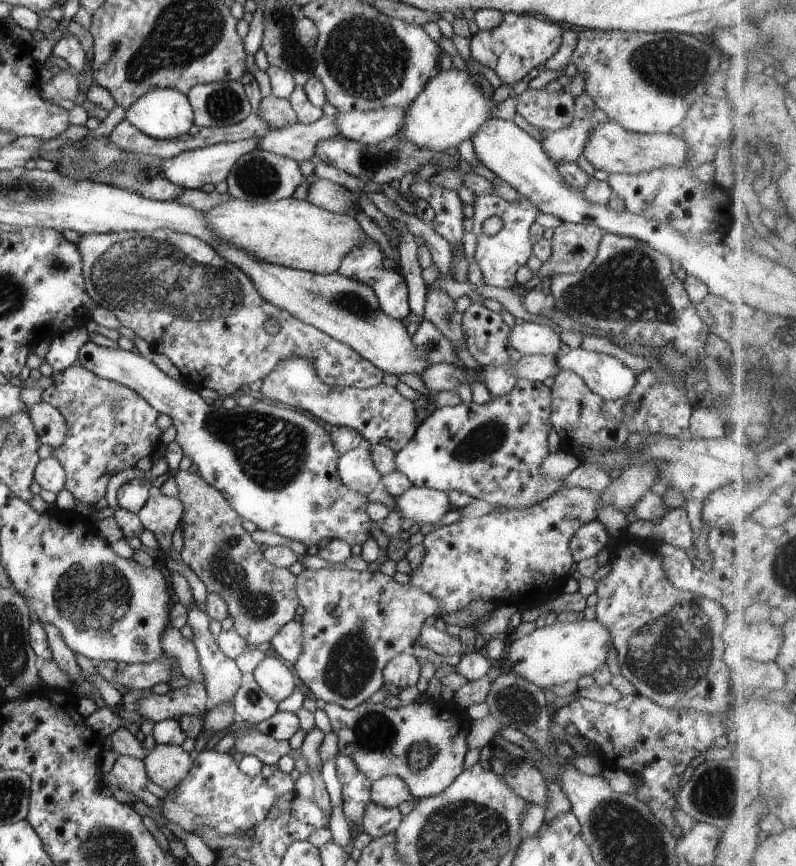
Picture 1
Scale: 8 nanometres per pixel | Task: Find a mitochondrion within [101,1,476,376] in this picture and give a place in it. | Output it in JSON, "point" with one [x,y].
{"point":[367,58]}

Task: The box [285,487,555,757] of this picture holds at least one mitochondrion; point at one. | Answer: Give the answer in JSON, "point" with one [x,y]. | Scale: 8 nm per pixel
{"point":[349,668]}

